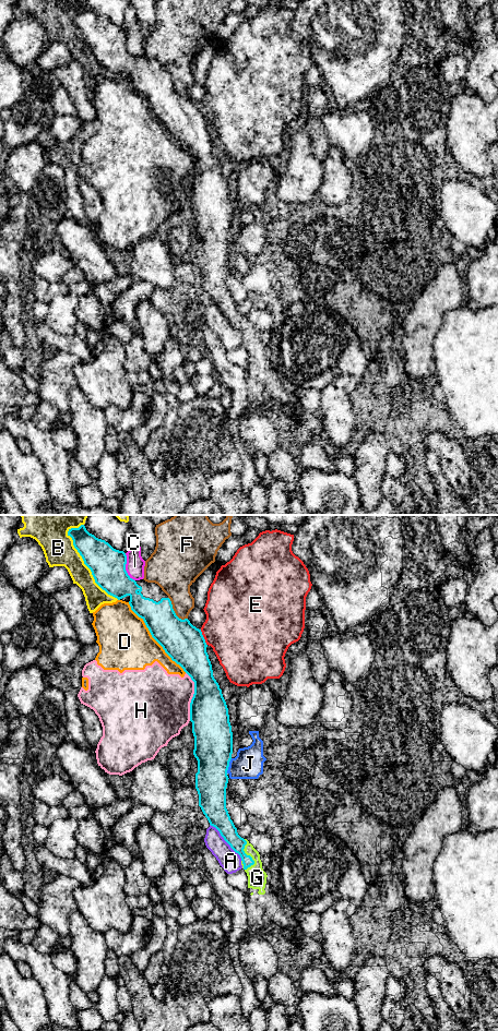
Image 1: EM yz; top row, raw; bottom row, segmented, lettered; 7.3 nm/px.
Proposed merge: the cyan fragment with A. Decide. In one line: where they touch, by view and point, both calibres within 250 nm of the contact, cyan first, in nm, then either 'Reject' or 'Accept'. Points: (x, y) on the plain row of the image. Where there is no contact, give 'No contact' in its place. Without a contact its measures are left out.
Touches cyan at yz (225, 316). Thickness 170 nm (cyan) against 150 nm. Reject

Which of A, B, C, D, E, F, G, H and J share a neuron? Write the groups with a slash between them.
A / B / C / D H / E / F / G / J

